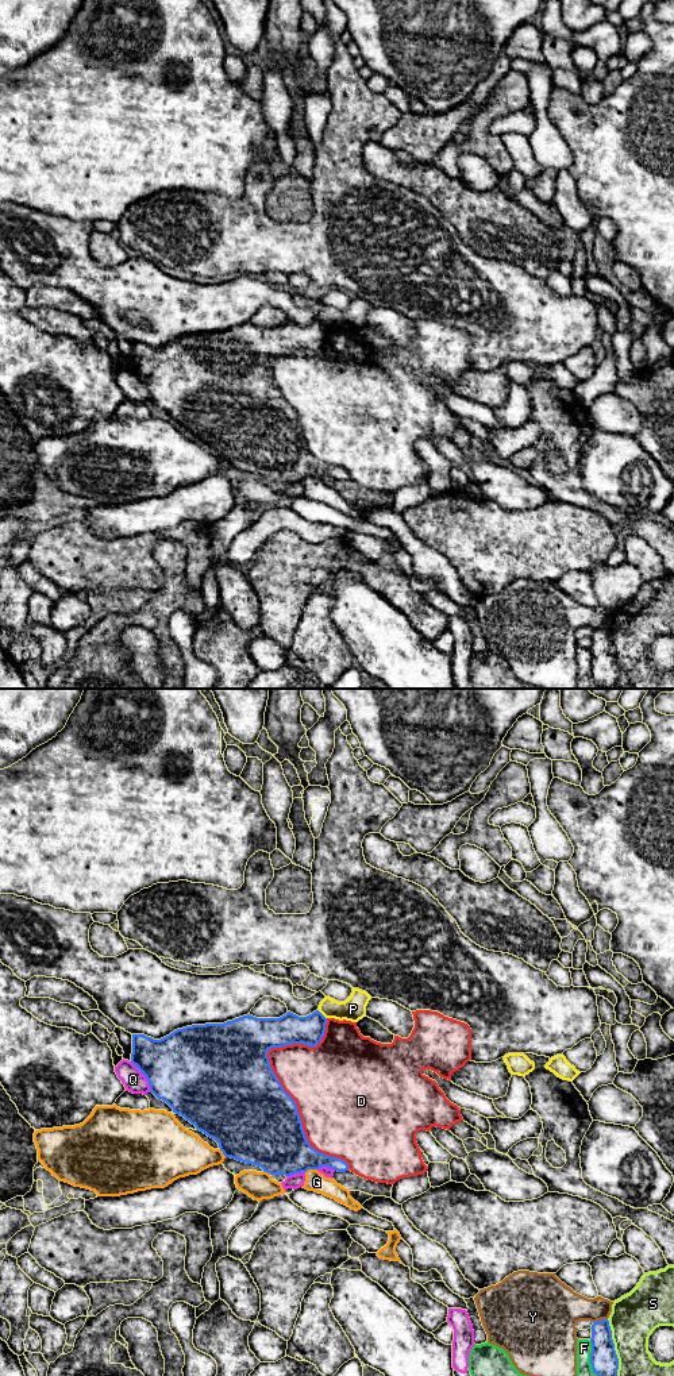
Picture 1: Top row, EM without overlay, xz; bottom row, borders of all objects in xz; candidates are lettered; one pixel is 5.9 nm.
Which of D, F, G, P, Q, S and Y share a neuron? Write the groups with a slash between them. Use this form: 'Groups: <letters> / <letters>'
Groups: D / F / G P / Q / S / Y

